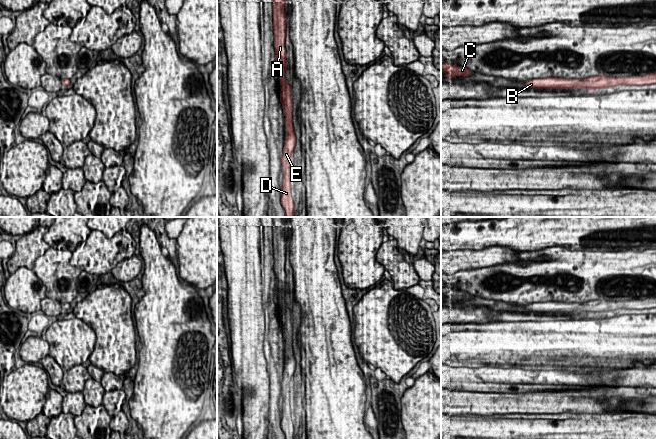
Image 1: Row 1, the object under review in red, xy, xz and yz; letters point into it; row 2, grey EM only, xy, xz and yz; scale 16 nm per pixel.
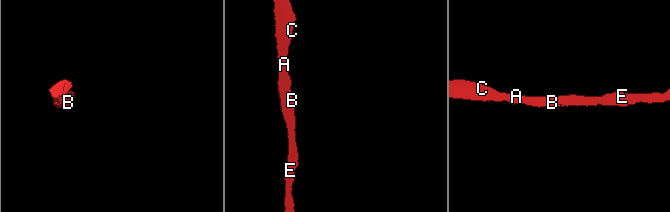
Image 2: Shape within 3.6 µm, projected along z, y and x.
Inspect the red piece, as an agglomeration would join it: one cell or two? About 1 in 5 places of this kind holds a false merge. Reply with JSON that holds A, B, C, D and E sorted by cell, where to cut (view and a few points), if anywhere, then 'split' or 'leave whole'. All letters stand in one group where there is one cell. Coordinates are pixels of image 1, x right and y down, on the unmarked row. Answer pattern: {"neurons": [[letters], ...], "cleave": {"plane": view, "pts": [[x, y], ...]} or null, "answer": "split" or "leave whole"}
{"neurons": [["A", "B", "C", "D", "E"]], "cleave": null, "answer": "leave whole"}

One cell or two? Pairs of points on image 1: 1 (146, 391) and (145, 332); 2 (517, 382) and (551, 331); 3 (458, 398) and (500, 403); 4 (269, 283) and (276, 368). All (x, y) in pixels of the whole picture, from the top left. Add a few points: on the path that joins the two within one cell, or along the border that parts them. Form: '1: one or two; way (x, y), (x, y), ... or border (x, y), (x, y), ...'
1: one; way (149, 376), (149, 347)
2: two; border (502, 367), (549, 370)
3: one; way (468, 402), (490, 403)
4: one; way (269, 304), (269, 314), (273, 329), (273, 347)

